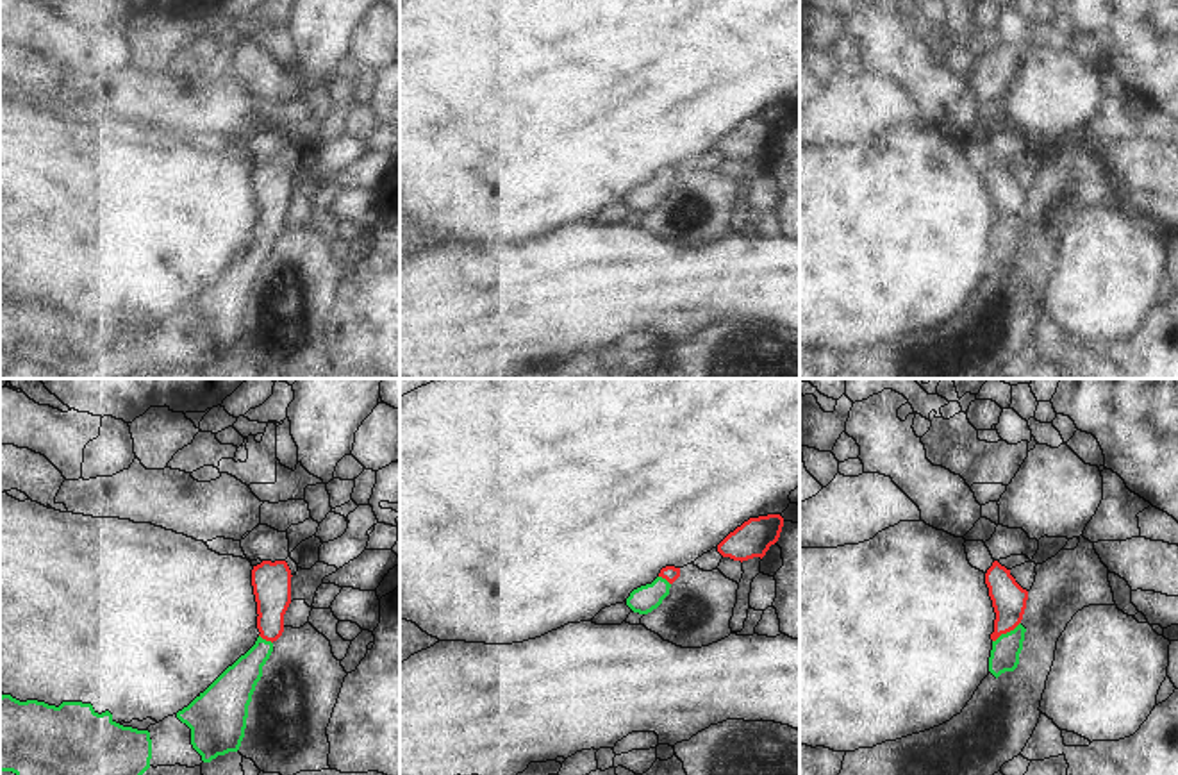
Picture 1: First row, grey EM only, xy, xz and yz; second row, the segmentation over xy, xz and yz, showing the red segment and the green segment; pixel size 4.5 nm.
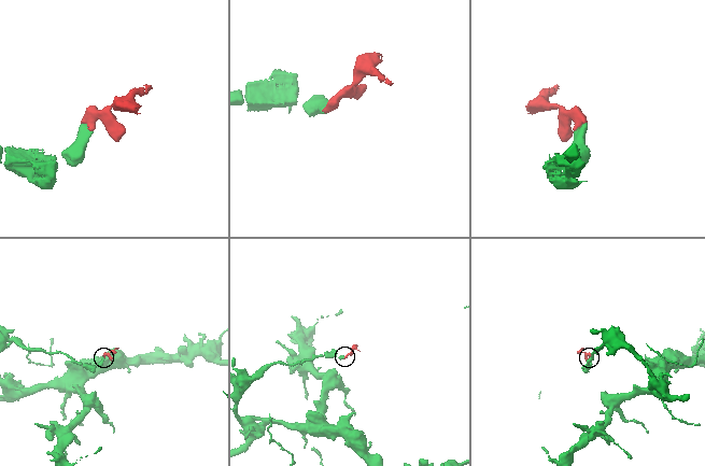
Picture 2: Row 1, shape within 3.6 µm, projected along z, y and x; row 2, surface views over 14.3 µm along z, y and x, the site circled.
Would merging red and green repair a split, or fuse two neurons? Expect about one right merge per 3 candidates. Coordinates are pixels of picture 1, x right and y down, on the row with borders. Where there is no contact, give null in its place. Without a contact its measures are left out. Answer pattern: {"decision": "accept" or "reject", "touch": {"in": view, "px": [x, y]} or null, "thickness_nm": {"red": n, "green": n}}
{"decision": "accept", "touch": {"in": "yz", "px": [1005, 633]}, "thickness_nm": {"red": 160, "green": 130}}

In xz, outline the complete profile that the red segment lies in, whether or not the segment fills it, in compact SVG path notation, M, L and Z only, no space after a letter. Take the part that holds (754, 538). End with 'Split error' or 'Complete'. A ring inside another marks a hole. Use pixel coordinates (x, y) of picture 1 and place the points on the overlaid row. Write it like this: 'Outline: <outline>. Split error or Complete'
Outline: M780 514L750 518L718 545L718 552L741 562L753 557L762 559L769 546L778 541L782 527Z. Complete

